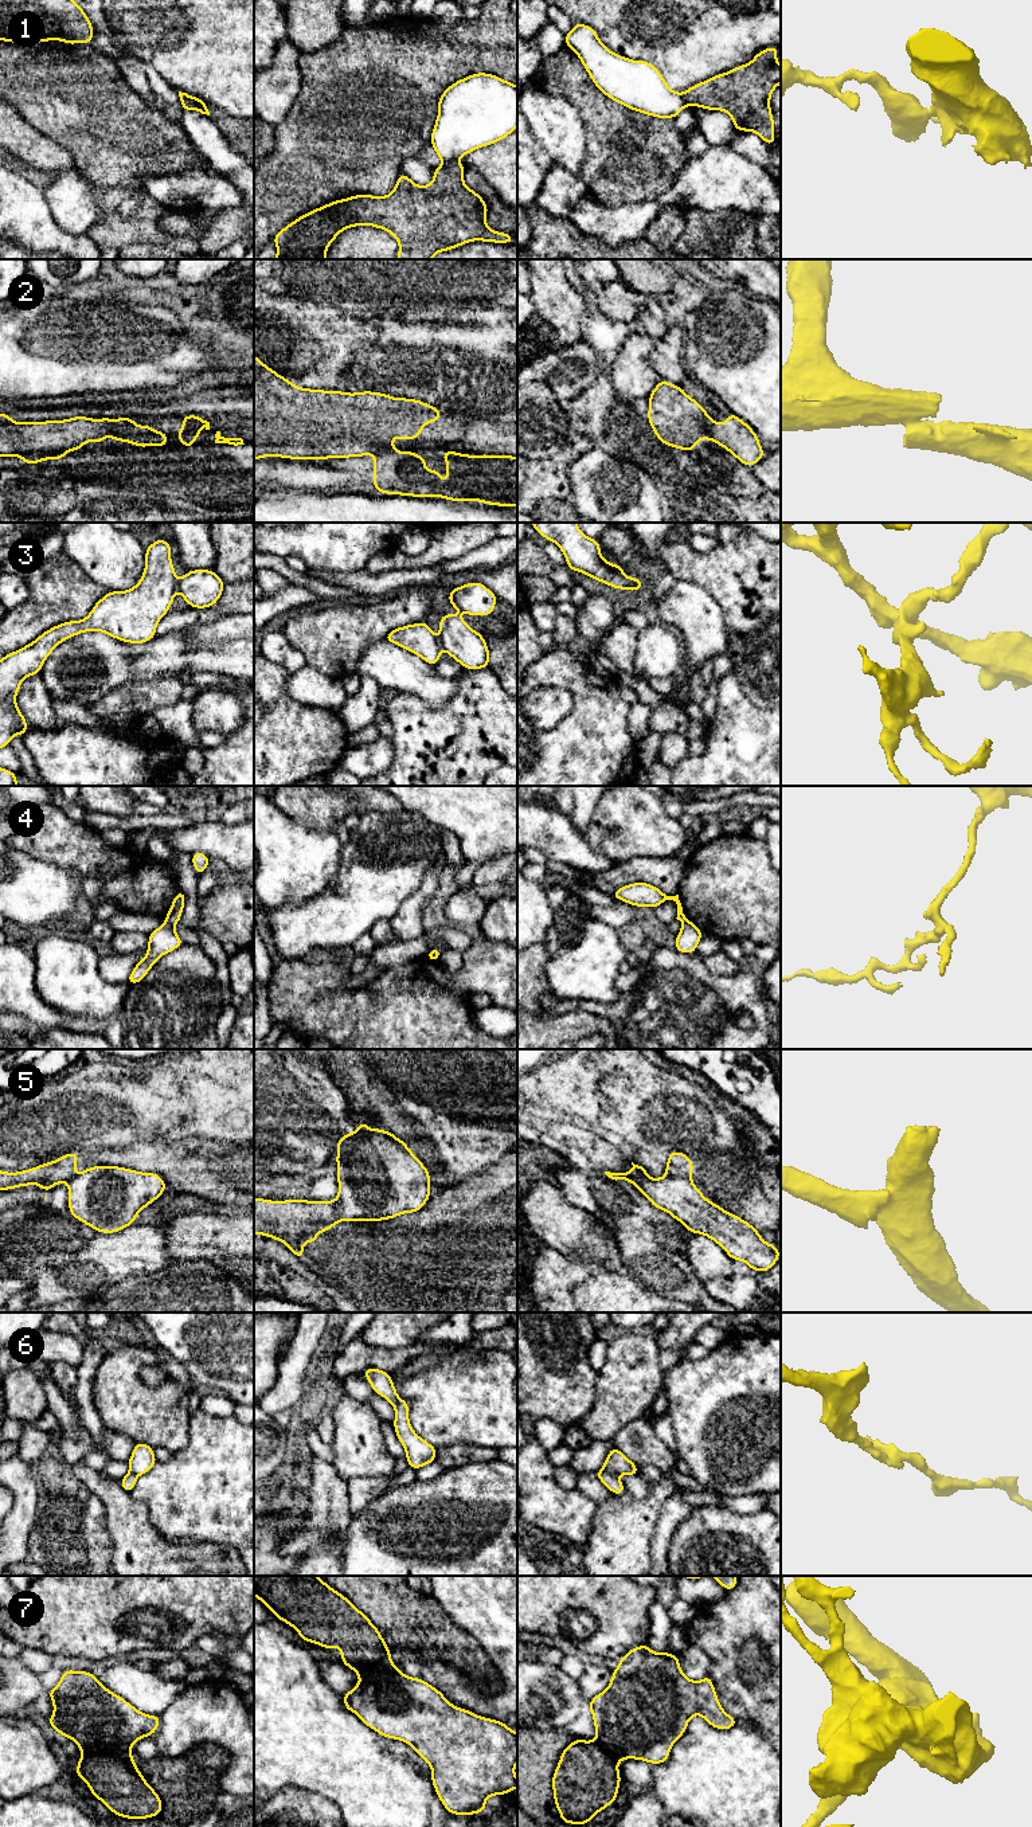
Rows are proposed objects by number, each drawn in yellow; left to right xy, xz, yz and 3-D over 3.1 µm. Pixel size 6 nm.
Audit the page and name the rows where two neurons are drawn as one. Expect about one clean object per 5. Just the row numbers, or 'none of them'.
1, 2, 3, 4, 5, 6, 7

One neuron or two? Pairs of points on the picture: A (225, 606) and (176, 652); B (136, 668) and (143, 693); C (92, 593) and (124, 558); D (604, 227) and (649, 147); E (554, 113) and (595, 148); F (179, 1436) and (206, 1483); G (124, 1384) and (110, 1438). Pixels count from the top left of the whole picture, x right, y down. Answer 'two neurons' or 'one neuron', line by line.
A: two neurons
B: two neurons
C: two neurons
D: two neurons
E: two neurons
F: two neurons
G: two neurons

